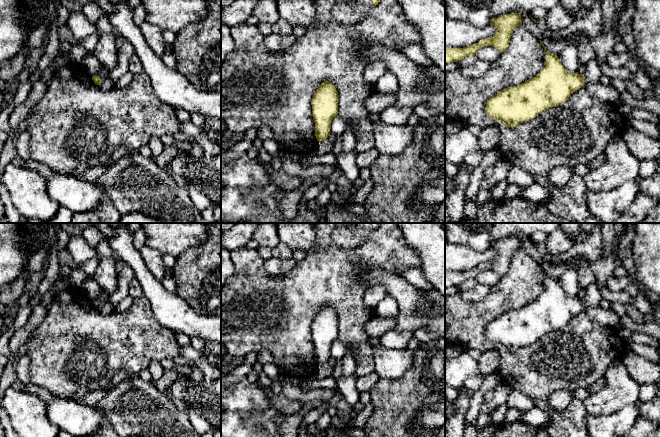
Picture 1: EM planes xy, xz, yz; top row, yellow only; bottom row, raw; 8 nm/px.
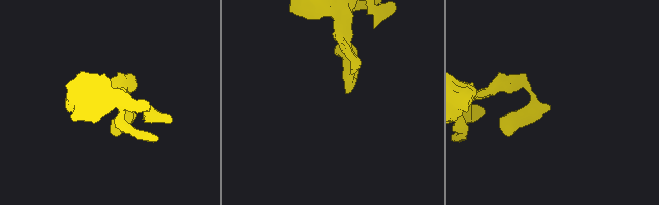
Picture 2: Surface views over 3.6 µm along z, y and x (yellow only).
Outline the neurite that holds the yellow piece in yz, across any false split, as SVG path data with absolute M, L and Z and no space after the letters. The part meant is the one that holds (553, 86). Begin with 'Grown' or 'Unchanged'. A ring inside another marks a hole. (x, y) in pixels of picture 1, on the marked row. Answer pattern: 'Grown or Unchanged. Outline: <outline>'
Unchanged. Outline: M539 41L546 51L545 67L532 79L520 85L505 88L492 96L485 106L485 112L489 118L503 122L511 128L516 127L525 121L532 120L545 110L563 104L573 92L584 86L586 82L584 74L568 72L559 57L550 53L543 42Z

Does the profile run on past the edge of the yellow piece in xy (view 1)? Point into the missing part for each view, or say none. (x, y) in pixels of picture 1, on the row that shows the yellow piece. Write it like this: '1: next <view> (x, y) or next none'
1: next none

